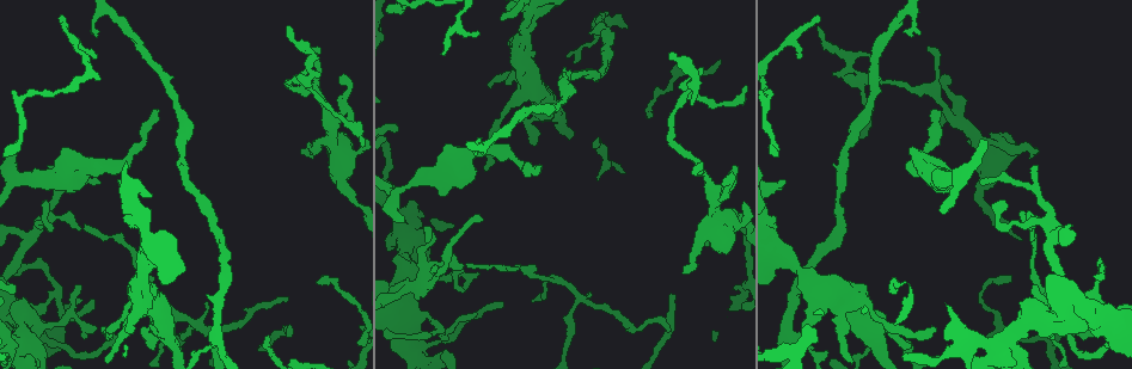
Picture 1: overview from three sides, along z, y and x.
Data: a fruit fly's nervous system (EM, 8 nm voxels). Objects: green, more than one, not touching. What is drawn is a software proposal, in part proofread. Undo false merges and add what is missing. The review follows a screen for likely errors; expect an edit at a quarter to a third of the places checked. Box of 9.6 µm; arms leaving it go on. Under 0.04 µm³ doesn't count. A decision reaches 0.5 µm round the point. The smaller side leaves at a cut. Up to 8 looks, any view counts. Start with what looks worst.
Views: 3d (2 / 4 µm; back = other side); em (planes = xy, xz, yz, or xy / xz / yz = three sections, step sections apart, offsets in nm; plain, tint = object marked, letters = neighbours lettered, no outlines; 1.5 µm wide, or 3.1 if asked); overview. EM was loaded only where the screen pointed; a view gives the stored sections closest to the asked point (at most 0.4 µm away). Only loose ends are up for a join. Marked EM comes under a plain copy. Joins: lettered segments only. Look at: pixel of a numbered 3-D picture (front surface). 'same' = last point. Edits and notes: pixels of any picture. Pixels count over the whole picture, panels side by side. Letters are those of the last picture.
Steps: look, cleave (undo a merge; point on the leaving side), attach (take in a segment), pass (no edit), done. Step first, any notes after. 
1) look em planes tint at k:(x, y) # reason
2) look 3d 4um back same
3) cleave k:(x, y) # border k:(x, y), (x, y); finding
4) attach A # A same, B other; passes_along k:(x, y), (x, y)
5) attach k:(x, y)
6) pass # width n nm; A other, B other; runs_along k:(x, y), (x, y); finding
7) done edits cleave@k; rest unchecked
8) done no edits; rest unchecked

look 3d 4um back at 1:(398, 214)

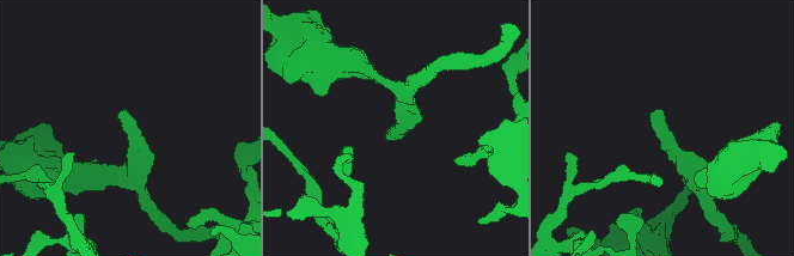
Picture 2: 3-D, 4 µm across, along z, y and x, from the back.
look em xz step 4 letters at 2:(124, 113)

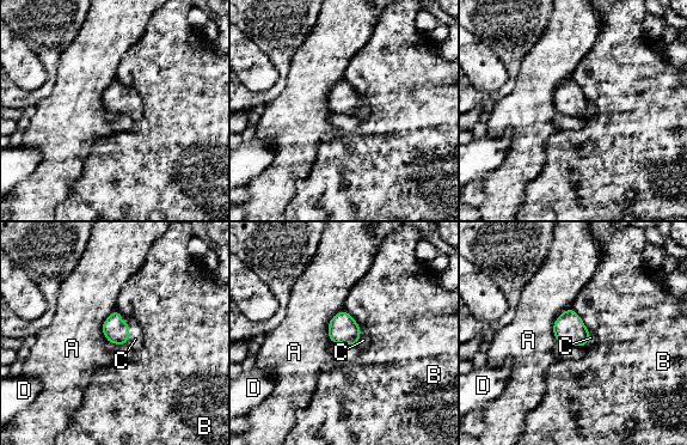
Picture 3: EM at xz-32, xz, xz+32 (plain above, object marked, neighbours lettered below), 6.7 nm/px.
attach C # A other, B other, C same, D other; passes_along 3:(116, 330), (129, 333), (135, 339); it goes on there

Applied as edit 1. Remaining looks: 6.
look 3d 4um back at 1:(933, 110) # free end

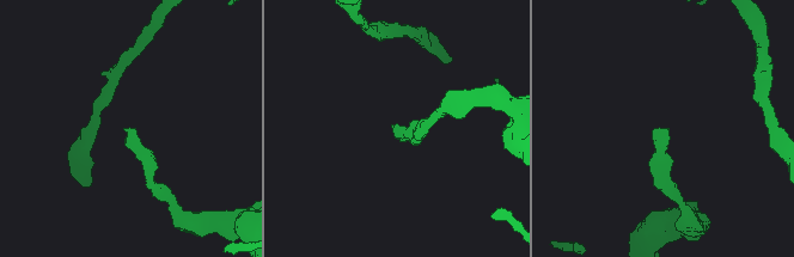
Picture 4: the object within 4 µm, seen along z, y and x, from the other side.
look em planes letters at 4:(124, 128) # need the tissue

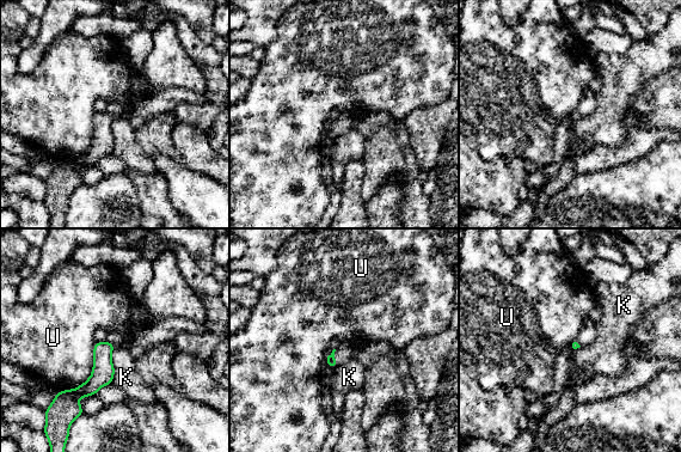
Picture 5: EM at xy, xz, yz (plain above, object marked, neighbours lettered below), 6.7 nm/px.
pass # longest_contact U 420 nm; K other, U other; border 5:(97, 342), (92, 373), (59, 391); none of them fits

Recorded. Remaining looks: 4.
look 3d 4um at 1:(667, 331) # free end

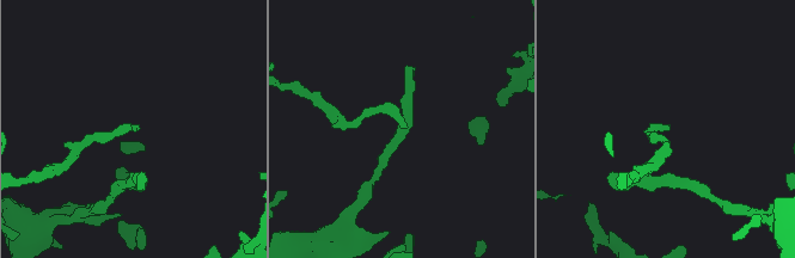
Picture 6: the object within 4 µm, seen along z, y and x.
look em xz step 8 tint at 6:(402, 128)

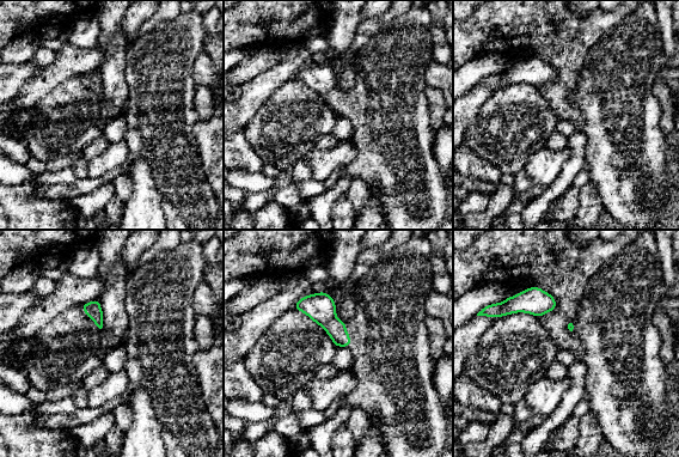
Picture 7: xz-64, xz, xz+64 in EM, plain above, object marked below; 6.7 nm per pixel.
look em planes letters same # cut it another way

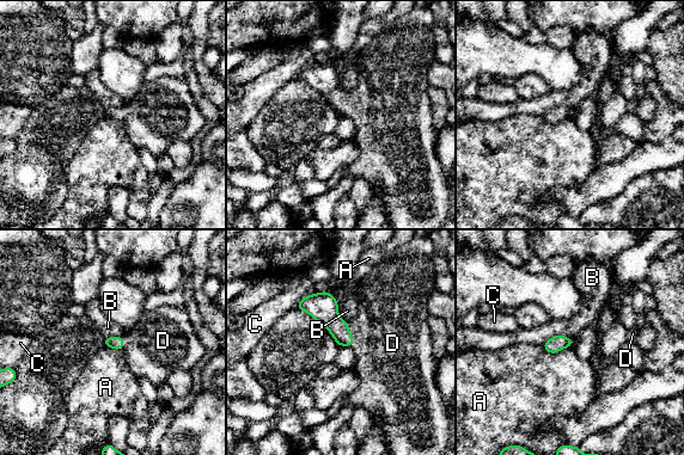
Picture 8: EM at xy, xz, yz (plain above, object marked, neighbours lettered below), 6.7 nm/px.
attach D # width 80 nm; A other, B other, C other, D same; passes_along 8:(324, 308), (350, 334), (388, 331); it goes on there

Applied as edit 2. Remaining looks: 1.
look em planes letters at 1:(927, 47) # thin end

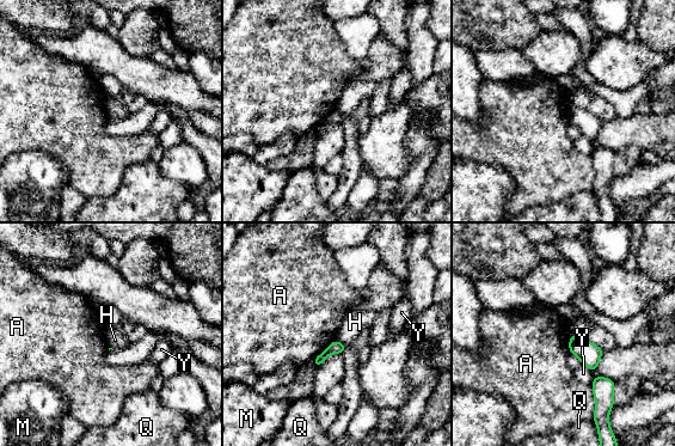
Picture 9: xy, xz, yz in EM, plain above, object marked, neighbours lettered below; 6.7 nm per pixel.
pass # A other, H other, M other, Q other, Y other; border 9:(335, 338), (345, 344); no lettered segment goes on from it

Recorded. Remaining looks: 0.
done edits attach@3, attach@8; rest unchecked

